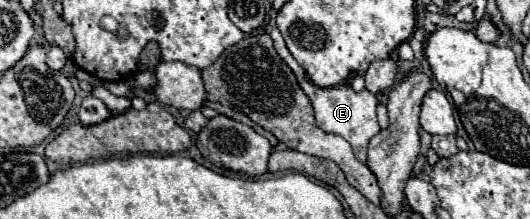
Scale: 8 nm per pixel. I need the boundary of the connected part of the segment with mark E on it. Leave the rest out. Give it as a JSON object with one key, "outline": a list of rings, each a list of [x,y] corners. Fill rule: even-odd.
{"outline":[[[277,28],[271,30],[271,38],[273,38],[275,50],[279,52],[279,56],[287,62],[287,66],[289,66],[289,68],[293,70],[293,74],[297,76],[299,86],[301,86],[301,82],[303,82],[303,92],[309,96],[309,100],[311,100],[311,104],[313,104],[315,120],[317,120],[319,128],[325,130],[325,132],[343,136],[343,138],[353,146],[355,158],[361,160],[361,162],[365,162],[365,158],[367,158],[367,144],[369,144],[369,140],[381,130],[379,124],[377,124],[377,116],[375,116],[375,108],[377,108],[377,98],[375,98],[375,94],[371,94],[371,92],[367,92],[367,90],[353,92],[353,88],[351,88],[349,84],[341,84],[341,86],[335,86],[335,88],[319,88],[319,86],[311,84],[307,78],[303,78],[301,66],[295,62],[295,58],[293,58],[291,52],[287,50],[285,40],[283,40],[283,36],[281,36],[281,32],[279,32]]]}

